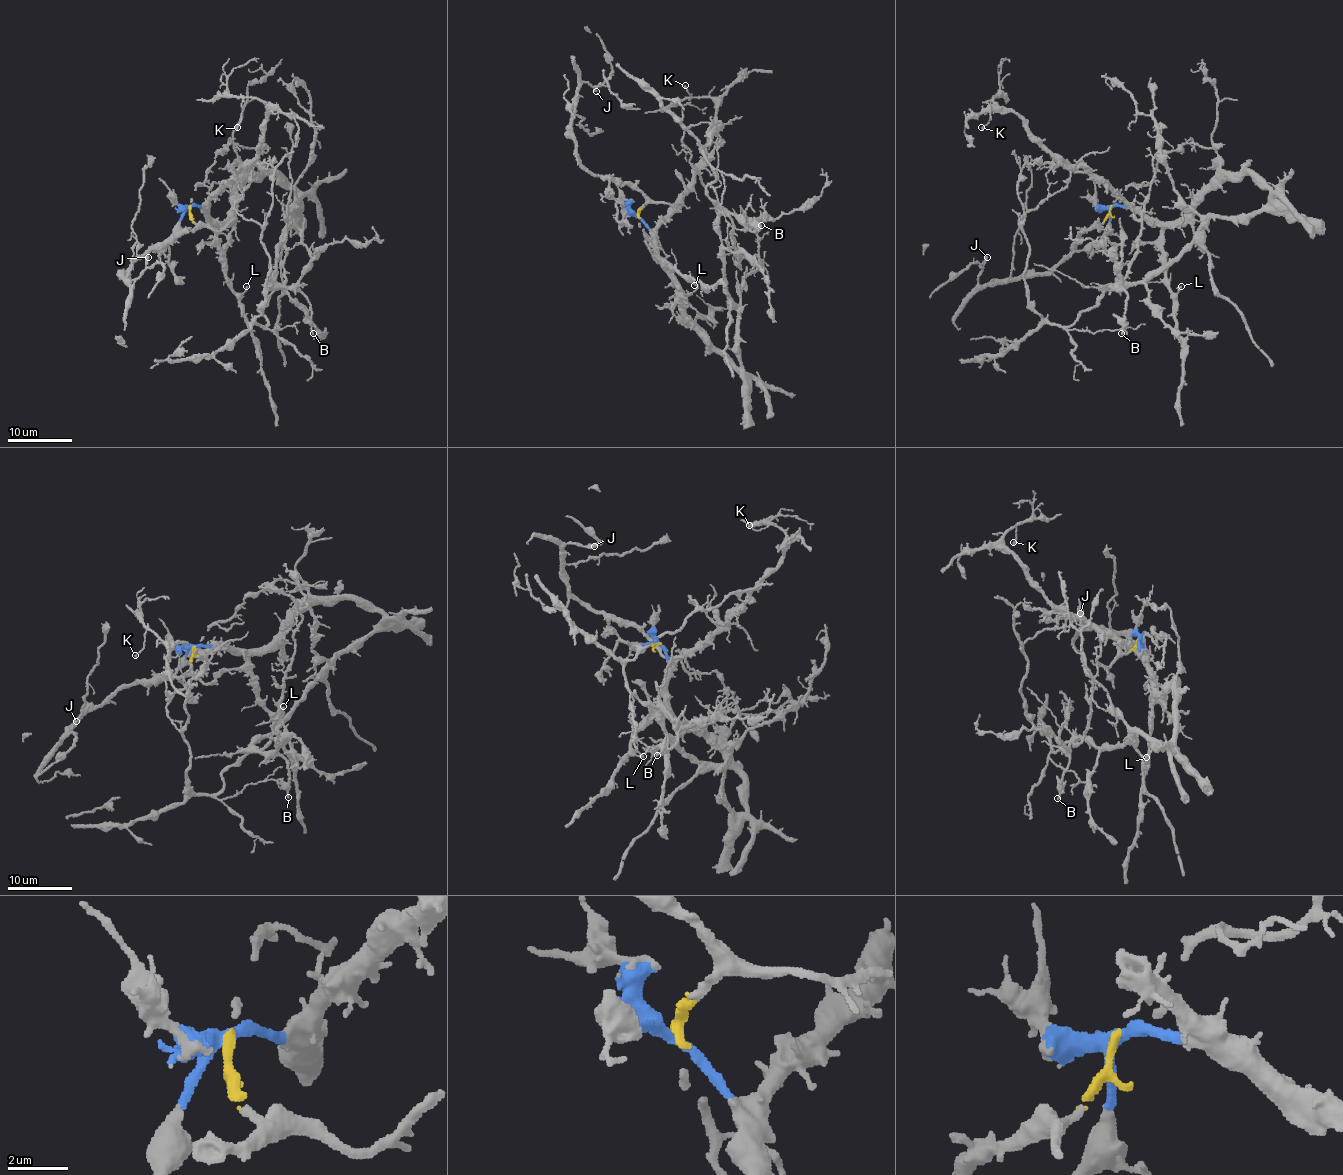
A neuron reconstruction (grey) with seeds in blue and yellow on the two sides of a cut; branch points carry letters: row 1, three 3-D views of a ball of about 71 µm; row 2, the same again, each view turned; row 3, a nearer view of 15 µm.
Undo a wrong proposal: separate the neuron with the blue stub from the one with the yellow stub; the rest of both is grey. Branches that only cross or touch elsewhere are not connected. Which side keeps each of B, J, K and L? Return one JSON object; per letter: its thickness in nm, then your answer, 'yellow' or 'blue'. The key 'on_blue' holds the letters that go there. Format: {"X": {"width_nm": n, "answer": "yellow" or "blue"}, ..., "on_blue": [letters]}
{"B": {"width_nm": 190, "answer": "blue"}, "J": {"width_nm": 320, "answer": "yellow"}, "K": {"width_nm": 160, "answer": "blue"}, "L": {"width_nm": 180, "answer": "blue"}, "on_blue": ["B", "K", "L"]}

